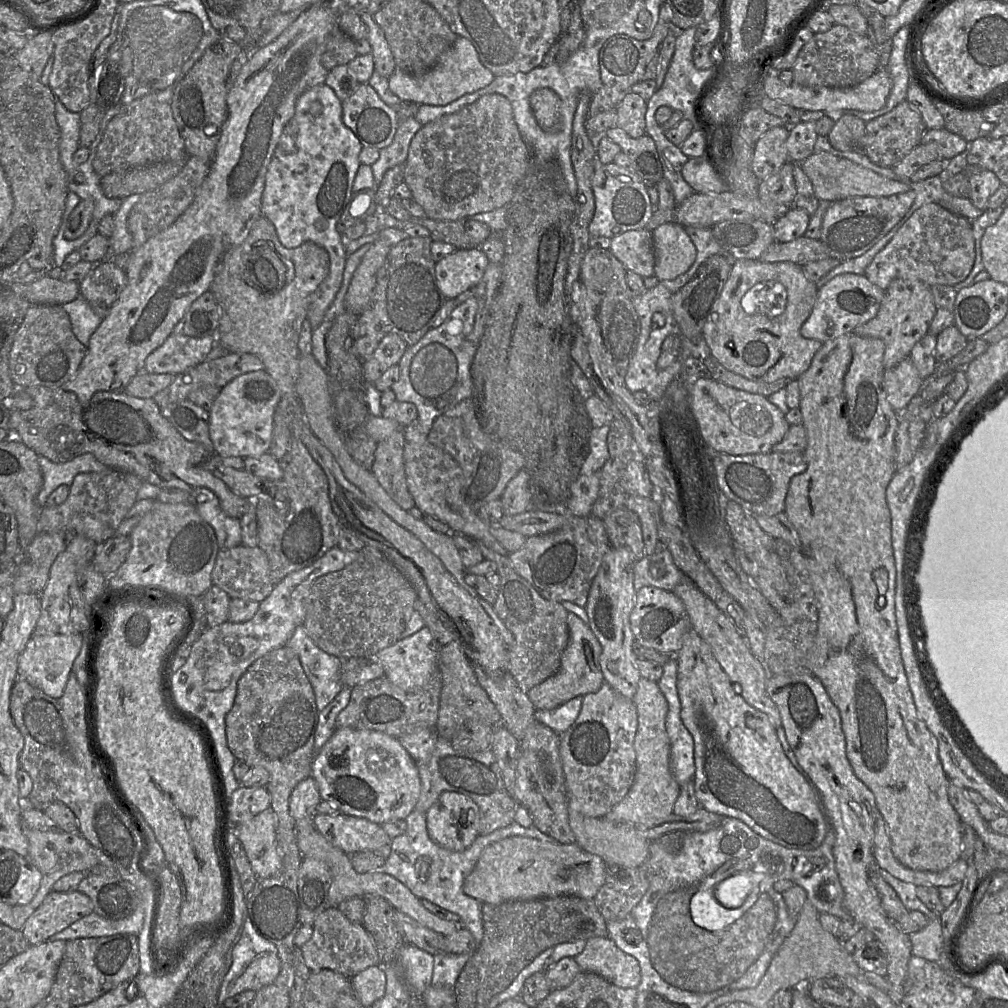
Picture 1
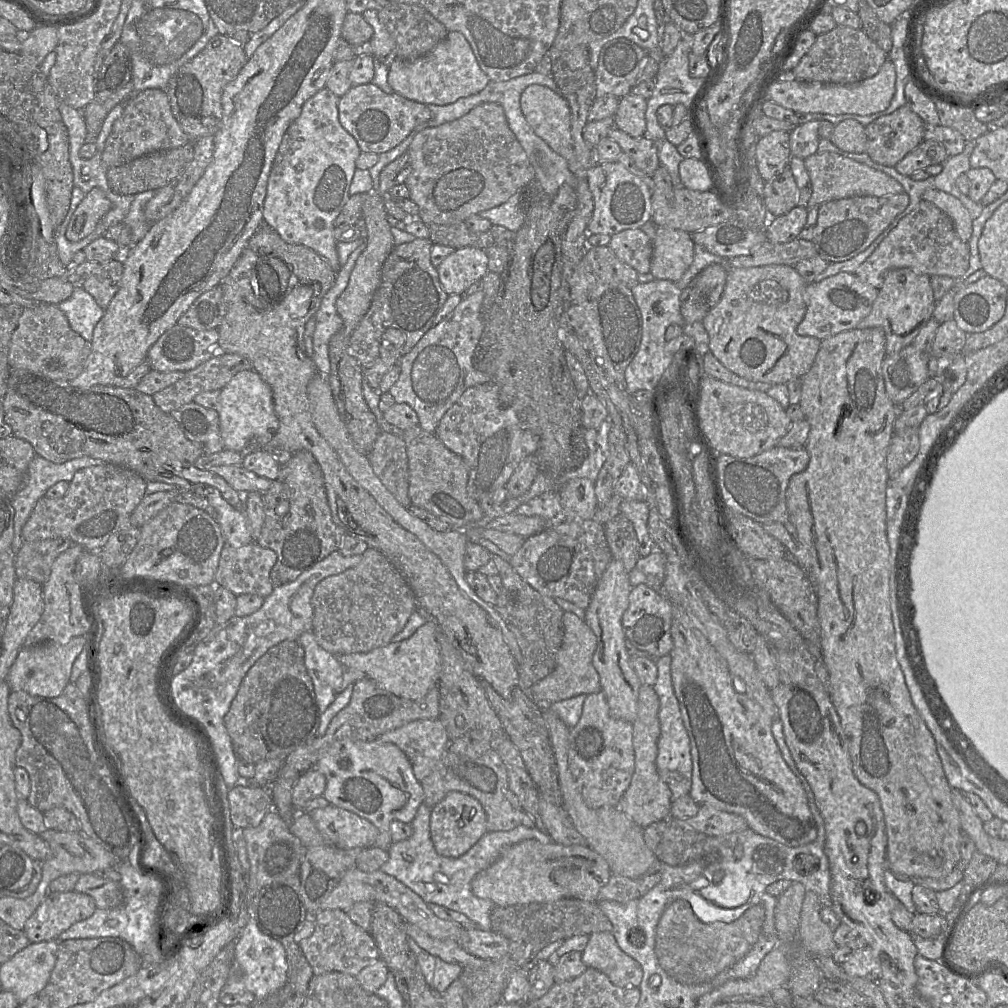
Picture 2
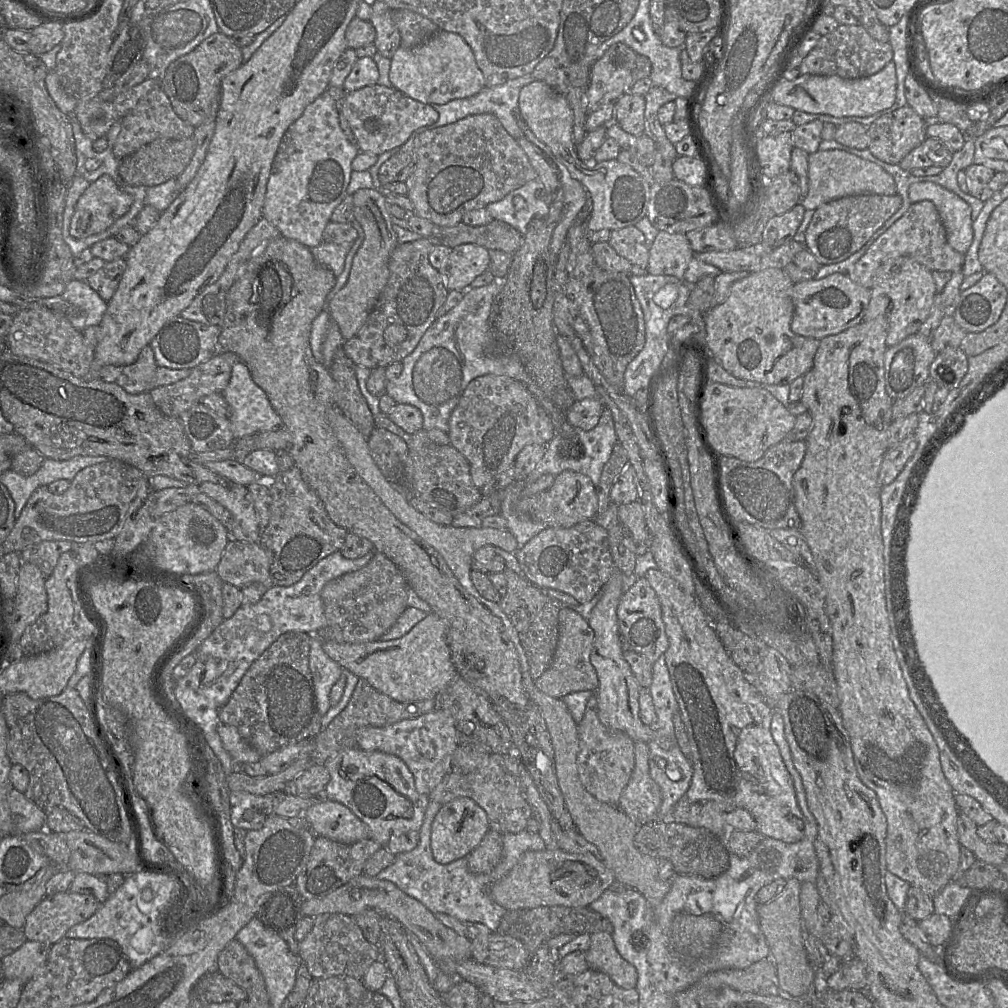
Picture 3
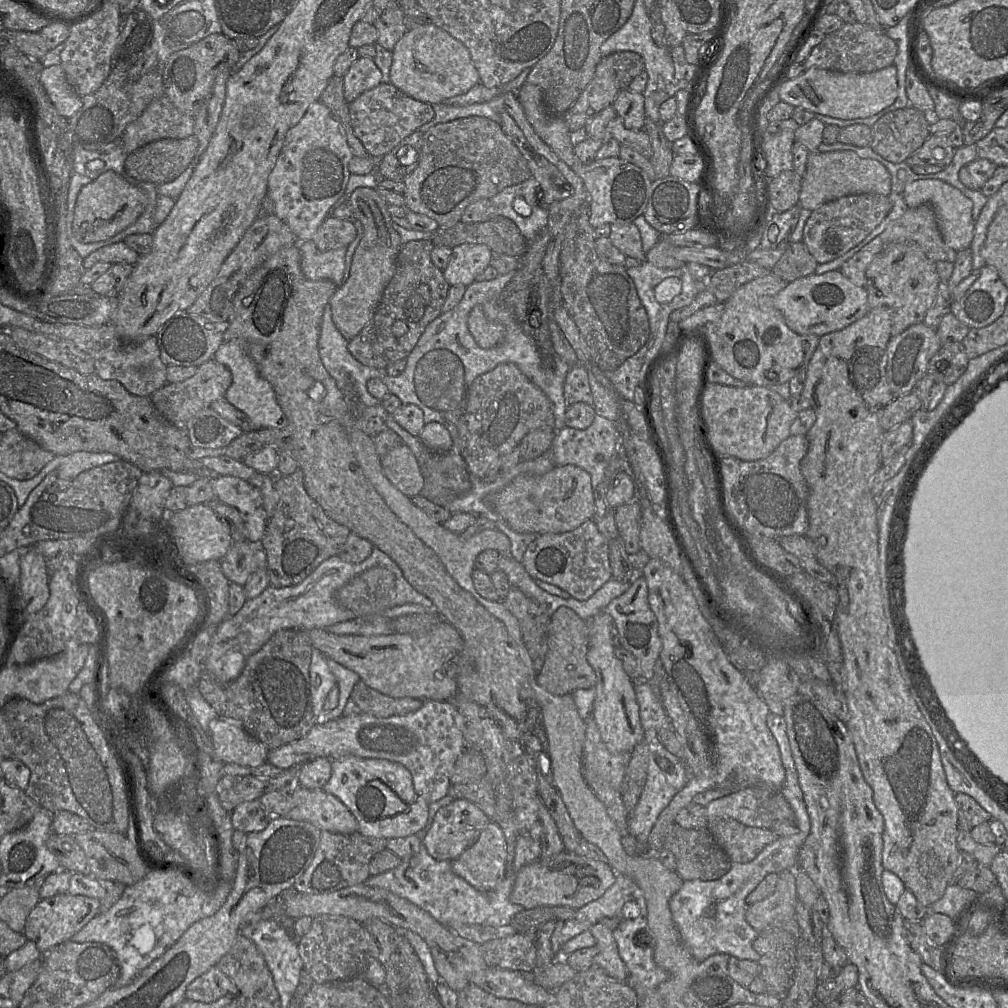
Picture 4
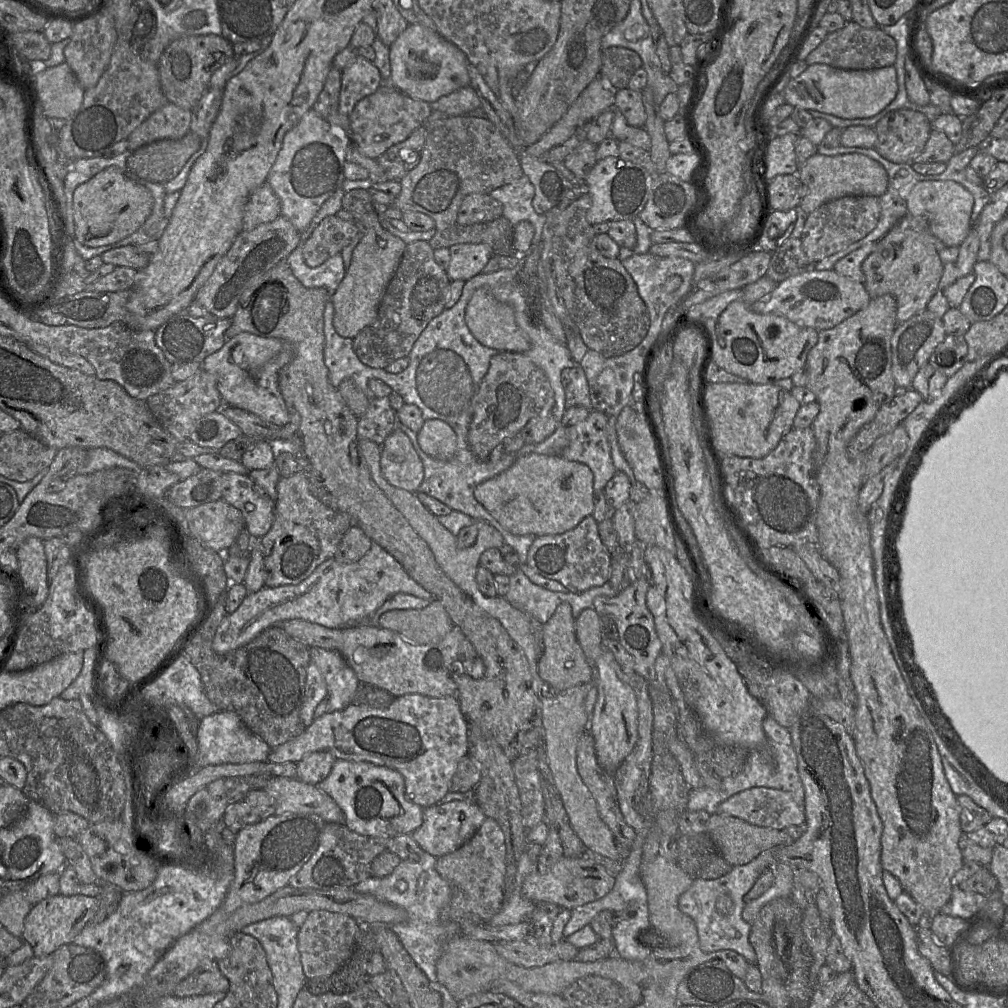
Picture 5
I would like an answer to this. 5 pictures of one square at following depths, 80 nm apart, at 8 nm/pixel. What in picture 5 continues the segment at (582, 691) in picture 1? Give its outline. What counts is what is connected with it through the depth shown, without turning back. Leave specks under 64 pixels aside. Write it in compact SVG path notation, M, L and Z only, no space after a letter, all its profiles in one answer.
M566 602L559 604L549 621L542 626L542 653L538 661L538 674L557 692L583 684L594 684L595 668L587 660L577 640L572 607Z

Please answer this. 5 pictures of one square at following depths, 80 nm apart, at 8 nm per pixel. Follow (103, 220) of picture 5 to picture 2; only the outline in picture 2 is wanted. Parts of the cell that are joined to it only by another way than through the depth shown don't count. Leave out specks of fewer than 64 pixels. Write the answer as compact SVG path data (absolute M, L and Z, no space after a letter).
M92 188L76 207L66 229L66 238L76 242L88 236L110 208L105 192Z

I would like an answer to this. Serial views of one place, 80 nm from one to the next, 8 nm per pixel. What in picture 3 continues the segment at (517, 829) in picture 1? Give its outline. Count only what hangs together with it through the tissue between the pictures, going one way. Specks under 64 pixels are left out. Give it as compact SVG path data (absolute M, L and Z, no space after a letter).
M429 801L419 830L417 846L409 852L397 854L395 862L375 877L394 883L400 890L420 901L432 913L444 913L461 921L479 922L492 932L496 932L507 909L491 899L490 887L515 866L522 854L527 851L545 850L544 841L538 833L527 830L502 834L502 856L490 873L471 873L468 869L467 857L448 864L440 864L435 861L430 846L432 822L440 807L441 804L438 802Z

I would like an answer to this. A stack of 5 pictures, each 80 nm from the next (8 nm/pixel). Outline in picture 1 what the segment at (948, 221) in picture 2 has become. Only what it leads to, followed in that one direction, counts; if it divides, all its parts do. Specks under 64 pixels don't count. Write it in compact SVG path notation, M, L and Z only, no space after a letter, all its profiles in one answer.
M927 203L918 208L875 255L864 275L884 291L896 278L917 280L930 287L936 284L954 286L967 278L974 261L972 221L938 203Z

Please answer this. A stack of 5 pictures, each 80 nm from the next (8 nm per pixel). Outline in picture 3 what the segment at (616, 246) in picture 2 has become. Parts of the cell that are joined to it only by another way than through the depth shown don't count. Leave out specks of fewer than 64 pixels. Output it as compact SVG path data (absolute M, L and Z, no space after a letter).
M635 225L612 230L608 242L620 256L633 265L647 269L650 246L643 232Z

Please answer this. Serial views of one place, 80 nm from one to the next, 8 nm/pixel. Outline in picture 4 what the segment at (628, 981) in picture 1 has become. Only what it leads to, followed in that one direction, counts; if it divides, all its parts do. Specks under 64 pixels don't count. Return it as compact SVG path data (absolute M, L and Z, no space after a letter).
M600 921L589 929L596 940L597 955L593 964L619 982L627 982L628 969L618 953L613 931Z

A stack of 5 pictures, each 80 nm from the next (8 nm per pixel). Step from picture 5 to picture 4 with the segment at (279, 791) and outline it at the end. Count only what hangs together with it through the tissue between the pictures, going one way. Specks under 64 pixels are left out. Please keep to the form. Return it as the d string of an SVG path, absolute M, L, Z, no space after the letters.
M296 783L288 789L293 799L288 818L310 822L321 831L342 834L357 832L357 820L336 796L322 789L307 789Z

